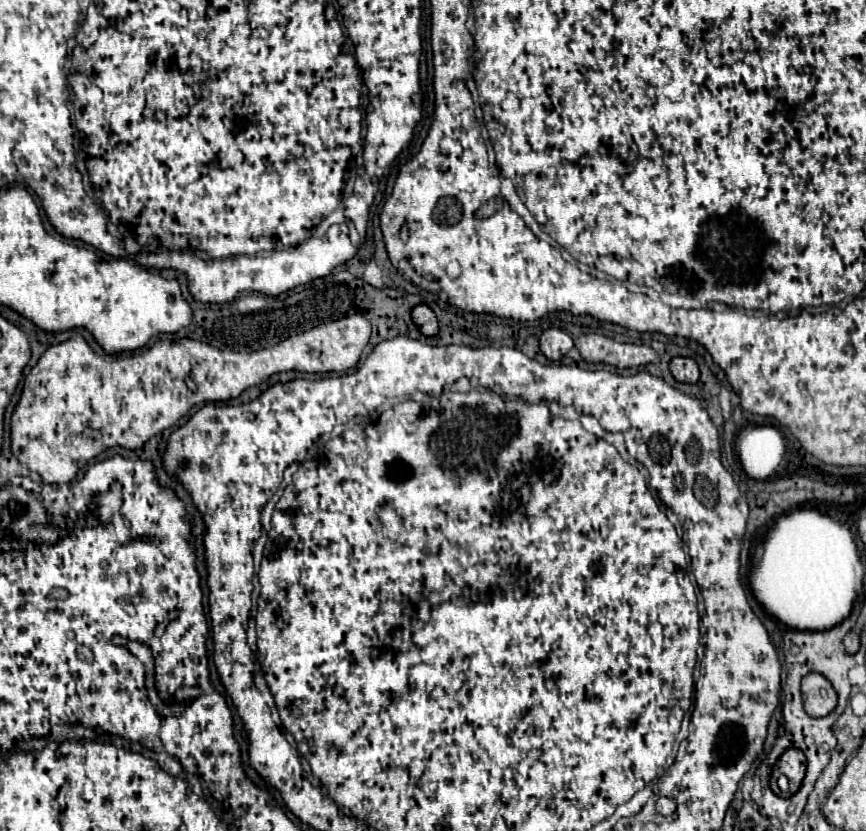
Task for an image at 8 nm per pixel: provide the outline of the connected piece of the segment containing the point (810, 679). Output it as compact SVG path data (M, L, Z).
M810 672L802 678L802 698L806 714L814 718L828 716L838 704L838 696L830 680L818 672Z

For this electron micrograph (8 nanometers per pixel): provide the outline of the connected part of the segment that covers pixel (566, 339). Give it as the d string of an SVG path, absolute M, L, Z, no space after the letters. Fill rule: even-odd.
M548 328L540 334L540 350L548 360L560 360L572 346L572 338L560 328Z

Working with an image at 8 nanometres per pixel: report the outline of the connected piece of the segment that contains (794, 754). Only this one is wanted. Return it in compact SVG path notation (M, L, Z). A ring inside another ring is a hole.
M790 748L778 758L778 762L772 770L772 780L770 780L772 790L782 798L790 798L798 792L798 788L804 780L804 774L806 774L806 756L804 756L804 752L796 750L796 748ZM780 774L786 774L788 780L790 780L790 790L788 792L780 792L780 788L776 786L776 780L778 780Z

